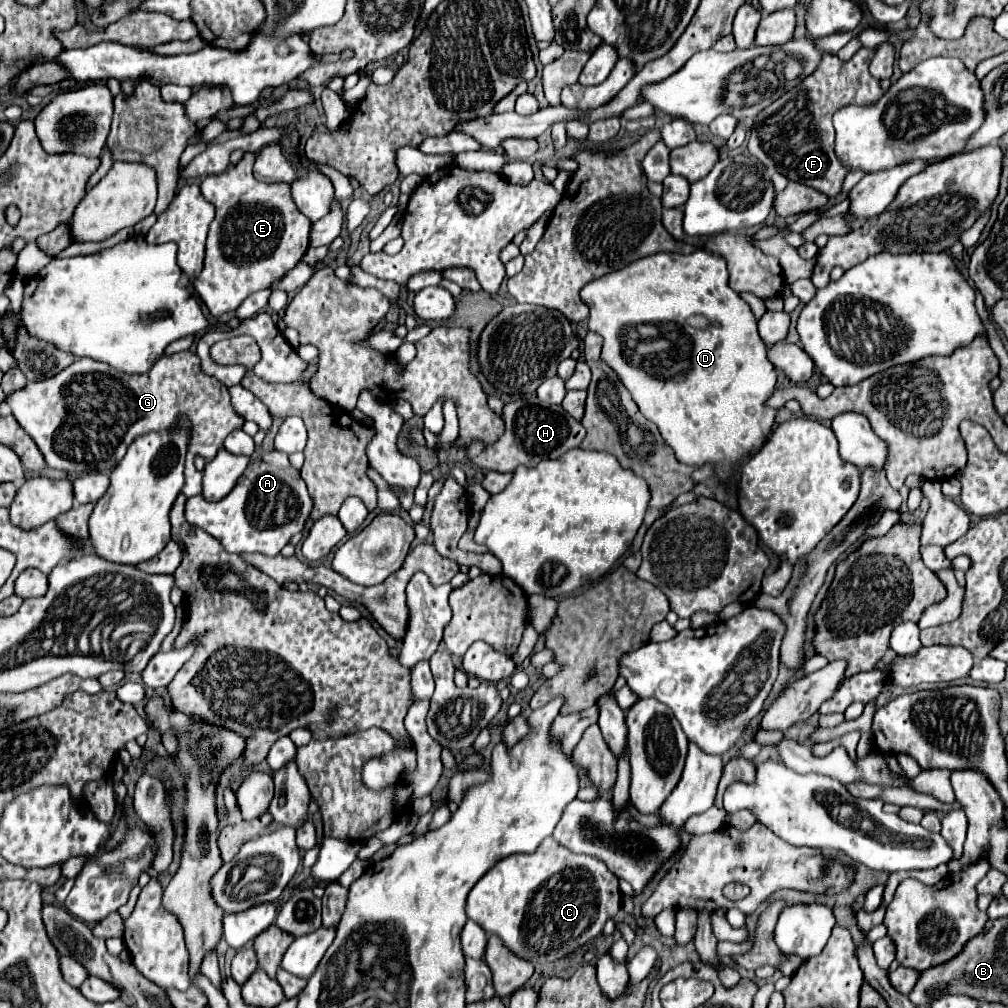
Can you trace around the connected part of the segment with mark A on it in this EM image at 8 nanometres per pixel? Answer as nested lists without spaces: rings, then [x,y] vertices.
[[[272,449],[258,461],[252,461],[238,479],[236,487],[220,501],[206,501],[202,495],[186,501],[184,517],[190,525],[204,529],[220,541],[228,553],[262,553],[278,555],[292,535],[300,533],[312,511],[312,497],[300,471],[290,465],[288,455]]]

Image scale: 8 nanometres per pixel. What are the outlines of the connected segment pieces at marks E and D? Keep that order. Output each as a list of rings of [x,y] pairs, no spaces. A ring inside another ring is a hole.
[[[246,153],[238,165],[230,167],[226,173],[206,177],[200,185],[202,195],[216,207],[216,217],[210,223],[204,269],[196,277],[194,289],[204,301],[204,305],[210,309],[212,317],[220,317],[222,313],[234,311],[250,293],[268,289],[270,283],[286,275],[304,257],[308,249],[312,221],[306,215],[302,215],[292,203],[288,183],[260,183],[252,175],[252,165],[254,153]]]
[[[698,249],[690,255],[680,255],[680,253],[658,253],[658,255],[648,255],[646,259],[638,259],[638,263],[630,263],[610,275],[602,275],[600,279],[594,279],[590,283],[586,283],[586,287],[580,291],[580,297],[582,301],[590,307],[590,317],[588,317],[588,329],[602,335],[604,339],[604,349],[602,349],[602,359],[606,361],[608,367],[614,369],[614,373],[620,377],[622,385],[630,391],[634,403],[638,405],[640,413],[650,419],[652,423],[656,423],[656,427],[660,429],[660,435],[664,439],[666,445],[670,445],[678,457],[680,463],[684,465],[694,465],[694,467],[702,467],[704,463],[710,463],[714,467],[714,475],[718,477],[718,481],[722,485],[726,485],[732,477],[732,469],[752,457],[756,451],[762,449],[762,445],[768,441],[770,433],[772,433],[772,425],[774,425],[774,417],[778,413],[778,409],[770,409],[766,407],[766,399],[772,395],[774,391],[774,385],[776,385],[776,369],[774,365],[770,363],[768,359],[768,347],[762,343],[760,335],[758,335],[758,329],[756,329],[756,319],[748,307],[746,301],[742,301],[742,297],[732,291],[728,287],[728,269],[726,269],[726,259],[722,259],[720,255],[714,255],[710,251],[704,251],[704,249]],[[696,313],[702,313],[706,315],[708,319],[712,319],[712,327],[708,329],[702,329],[702,331],[696,331],[696,329],[690,329],[686,325],[686,317],[688,315],[696,315]],[[638,325],[654,325],[660,329],[660,335],[658,335],[658,343],[654,343],[654,347],[636,347],[636,327]]]

